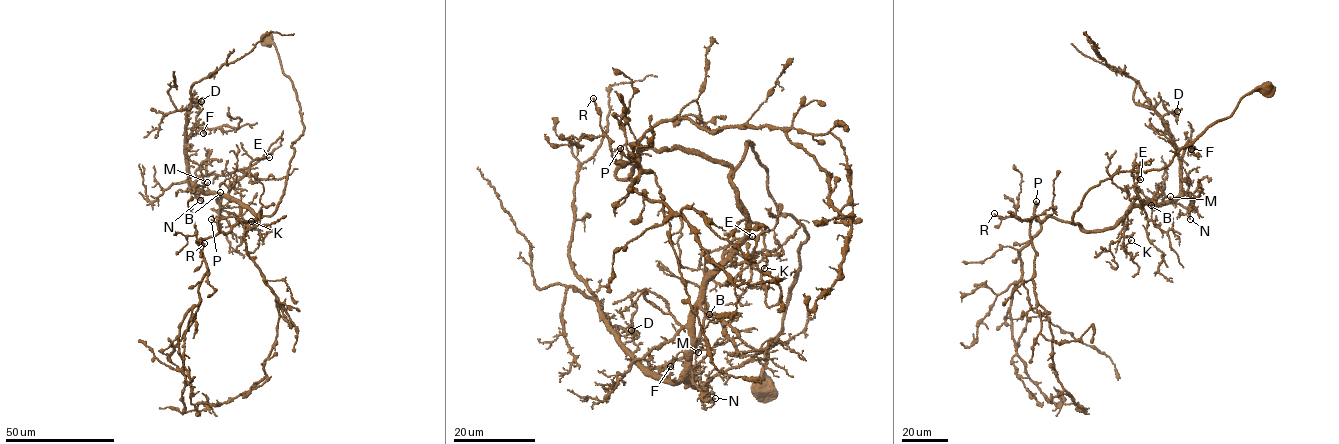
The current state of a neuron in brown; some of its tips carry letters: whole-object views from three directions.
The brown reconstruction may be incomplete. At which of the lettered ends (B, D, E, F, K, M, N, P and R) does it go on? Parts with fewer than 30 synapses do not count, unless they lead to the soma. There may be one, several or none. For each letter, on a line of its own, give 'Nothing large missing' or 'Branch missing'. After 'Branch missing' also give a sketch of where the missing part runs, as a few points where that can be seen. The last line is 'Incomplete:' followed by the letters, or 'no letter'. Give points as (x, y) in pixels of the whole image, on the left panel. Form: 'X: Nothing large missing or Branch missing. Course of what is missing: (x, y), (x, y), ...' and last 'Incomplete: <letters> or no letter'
B: Nothing large missing
D: Nothing large missing
E: Nothing large missing
F: Nothing large missing
K: Nothing large missing
M: Nothing large missing
N: Nothing large missing
P: Branch missing. Course of what is missing: (211, 219), (198, 202), (195, 191)
R: Branch missing. Course of what is missing: (204, 243), (209, 245), (208, 254), (194, 276)
Incomplete: P, R

